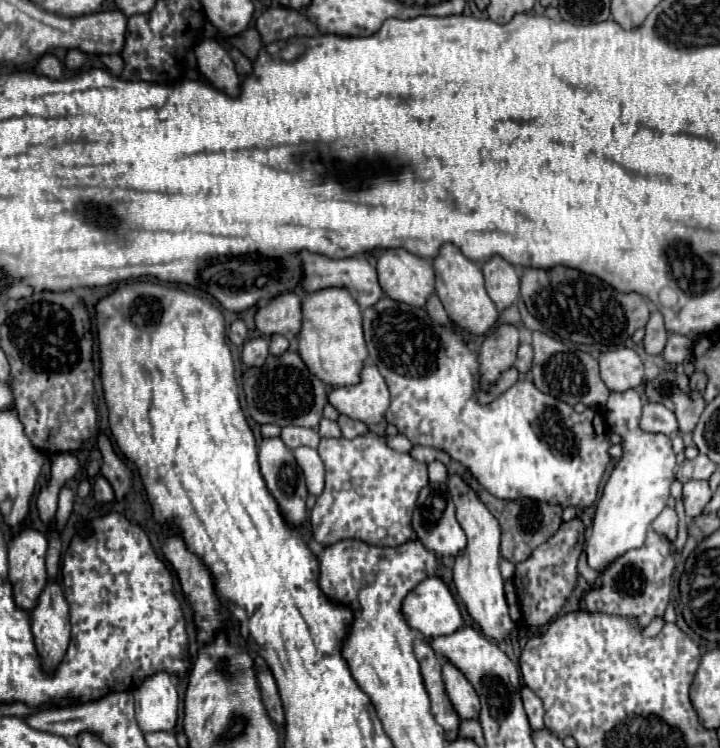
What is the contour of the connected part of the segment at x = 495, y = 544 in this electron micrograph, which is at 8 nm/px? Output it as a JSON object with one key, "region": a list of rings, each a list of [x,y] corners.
{"region":[[[459,474],[449,476],[447,484],[457,508],[457,520],[467,536],[467,546],[455,558],[455,566],[453,566],[453,580],[455,580],[457,592],[463,604],[467,606],[469,616],[481,626],[483,634],[501,642],[515,630],[515,622],[509,616],[505,592],[503,592],[503,578],[499,574],[499,558],[501,558],[499,556],[499,536],[501,536],[499,522],[495,520],[495,516],[491,516],[487,506],[479,500],[477,492]]]}

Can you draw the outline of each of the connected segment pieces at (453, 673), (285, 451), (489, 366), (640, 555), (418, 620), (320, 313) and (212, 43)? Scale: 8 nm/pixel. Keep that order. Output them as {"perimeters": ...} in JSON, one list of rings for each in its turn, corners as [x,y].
{"perimeters":[[[[449,662],[443,664],[443,680],[447,696],[461,720],[479,720],[479,696],[467,678]]],[[[279,436],[277,438],[263,438],[259,444],[259,464],[261,464],[261,474],[267,482],[267,488],[273,494],[273,498],[279,502],[279,508],[281,508],[283,516],[287,518],[287,522],[301,526],[305,522],[307,488],[305,488],[303,472],[293,458],[293,452],[285,446],[285,442]]],[[[503,324],[493,334],[483,340],[479,352],[479,388],[489,390],[499,376],[515,364],[519,348],[519,330],[515,326]]],[[[655,530],[647,532],[647,540],[641,548],[625,552],[603,572],[603,588],[589,590],[581,602],[585,612],[605,612],[617,616],[637,618],[641,628],[645,628],[655,616],[663,616],[671,598],[671,574],[675,568],[675,556],[671,542],[657,534]]],[[[427,578],[421,582],[415,590],[409,592],[409,596],[403,600],[403,612],[413,630],[419,630],[425,638],[431,636],[443,636],[443,634],[453,634],[463,626],[463,616],[461,610],[447,588],[447,584],[441,578]]],[[[325,288],[303,298],[303,328],[297,338],[299,354],[309,372],[329,386],[357,384],[367,360],[367,346],[361,328],[361,310],[345,288]]],[[[203,40],[195,48],[199,72],[221,92],[239,96],[241,78],[235,72],[233,60],[217,40]]]]}

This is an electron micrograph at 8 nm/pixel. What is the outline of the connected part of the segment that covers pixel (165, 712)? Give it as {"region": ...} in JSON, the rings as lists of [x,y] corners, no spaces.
{"region":[[[157,672],[143,680],[139,688],[133,690],[135,696],[135,718],[139,728],[149,732],[173,732],[177,726],[177,690],[167,672]]]}

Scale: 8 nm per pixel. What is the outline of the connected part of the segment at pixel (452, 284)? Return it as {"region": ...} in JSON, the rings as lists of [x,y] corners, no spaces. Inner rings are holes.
{"region":[[[443,244],[441,246],[441,252],[433,260],[433,266],[435,266],[435,290],[437,290],[437,296],[439,296],[441,304],[447,310],[451,322],[457,324],[459,328],[467,330],[469,334],[477,334],[477,336],[489,334],[499,320],[499,310],[495,308],[493,300],[485,292],[481,266],[467,260],[459,252],[459,248],[455,248],[453,244]]]}

